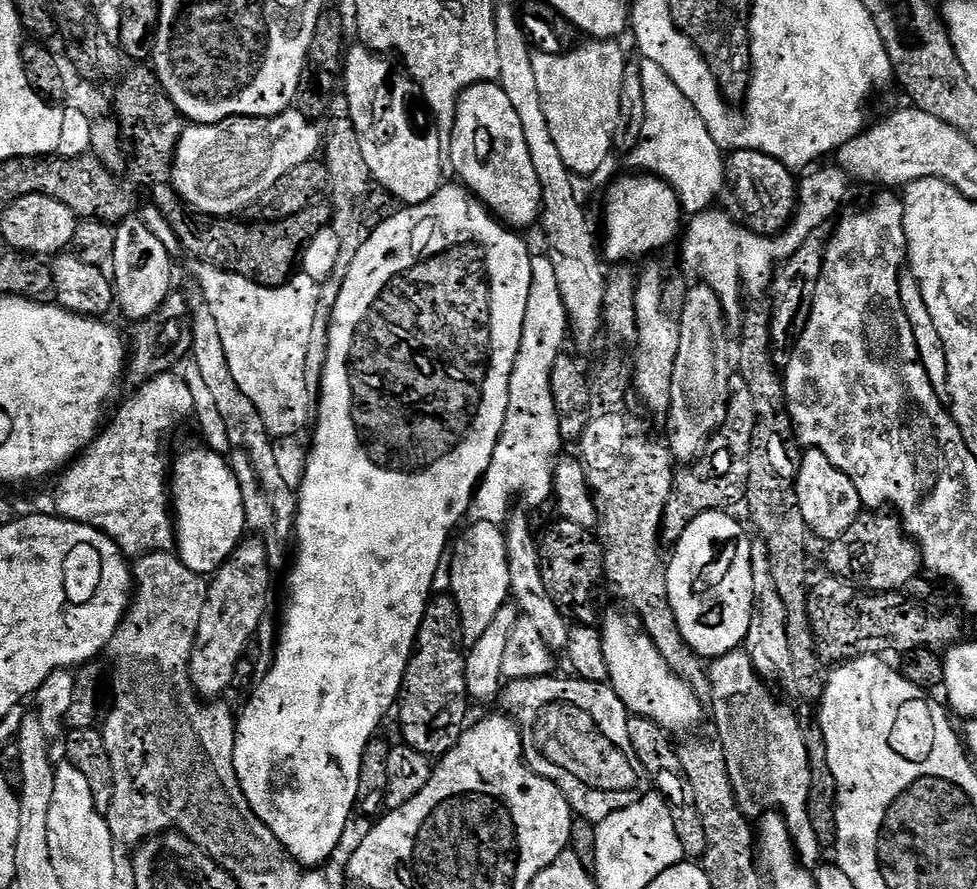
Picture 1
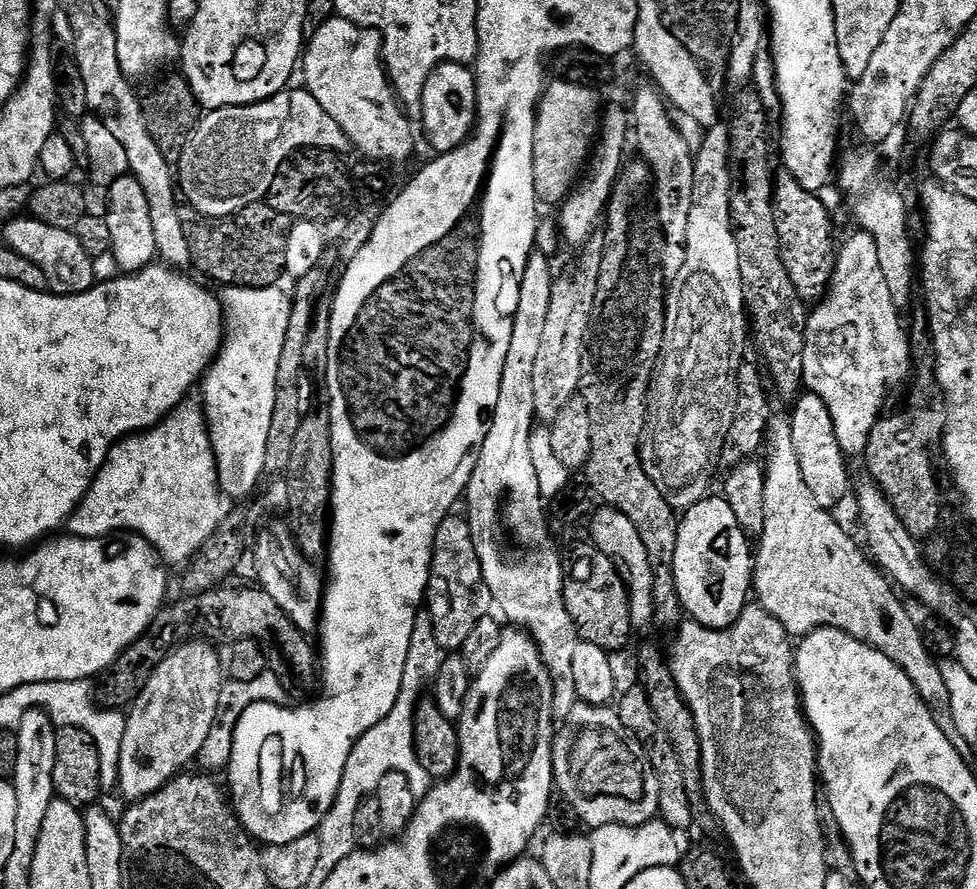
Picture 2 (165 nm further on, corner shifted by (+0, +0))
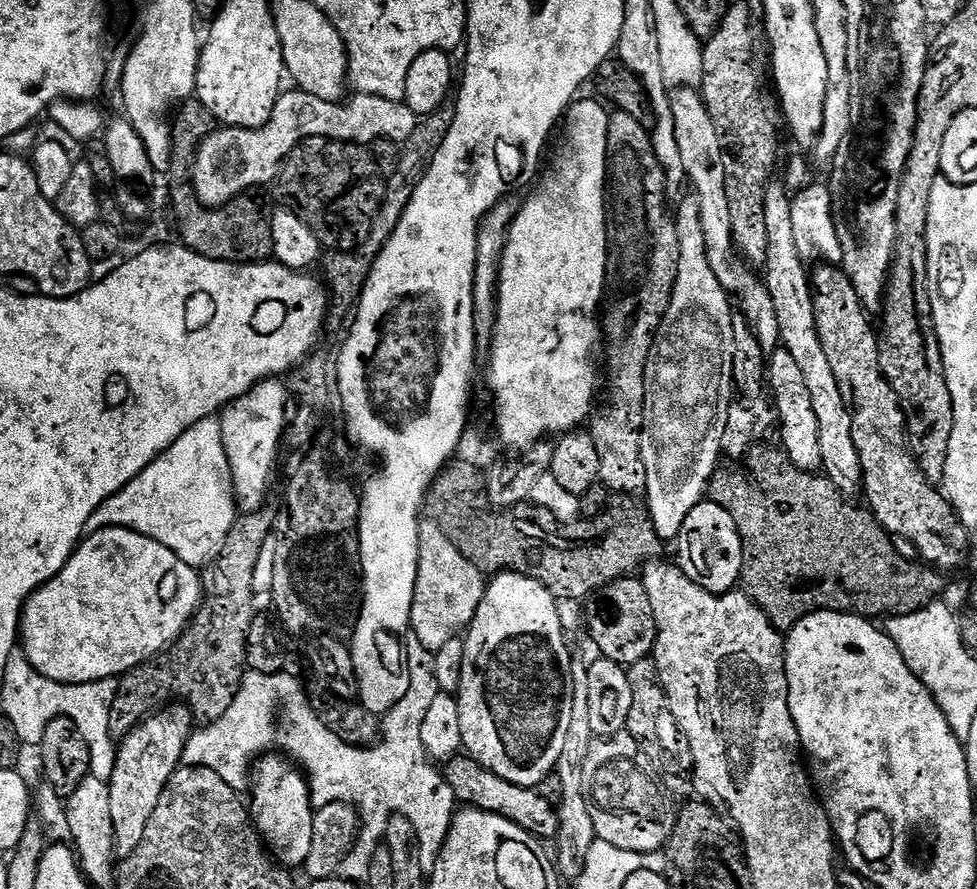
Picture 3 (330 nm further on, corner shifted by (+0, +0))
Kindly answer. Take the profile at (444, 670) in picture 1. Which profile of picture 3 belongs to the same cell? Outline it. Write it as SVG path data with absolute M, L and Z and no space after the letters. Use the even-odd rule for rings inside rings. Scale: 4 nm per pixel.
M468 754L453 756L443 765L442 773L461 805L480 808L483 812L498 812L500 816L522 826L537 838L555 837L559 833L560 817L557 809L540 790L511 784L506 778L500 778L498 774L486 770Z

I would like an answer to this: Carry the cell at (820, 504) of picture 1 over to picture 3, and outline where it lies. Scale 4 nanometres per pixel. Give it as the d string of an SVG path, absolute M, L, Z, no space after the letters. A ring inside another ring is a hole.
M783 346L776 348L771 353L770 361L766 366L766 380L772 383L772 396L776 399L776 410L780 414L780 436L784 439L783 451L788 453L788 459L804 472L816 472L823 462L822 447L819 446L819 424L815 416L814 404L811 401L810 392L806 388L806 381L802 376L801 367L794 362L794 357Z

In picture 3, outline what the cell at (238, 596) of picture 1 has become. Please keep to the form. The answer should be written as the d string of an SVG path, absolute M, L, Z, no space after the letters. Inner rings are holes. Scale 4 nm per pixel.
M172 702L140 721L119 741L116 765L110 778L110 819L114 821L114 846L117 857L134 854L142 834L146 834L146 822L158 806L164 787L170 782L176 769L181 767L186 742L194 731L191 708L183 702Z

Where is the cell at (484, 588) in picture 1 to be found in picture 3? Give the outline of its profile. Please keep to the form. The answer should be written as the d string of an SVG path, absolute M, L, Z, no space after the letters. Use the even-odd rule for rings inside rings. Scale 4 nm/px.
M427 518L420 521L420 561L414 586L411 635L433 654L457 639L471 624L484 597L486 576L446 538L442 526Z

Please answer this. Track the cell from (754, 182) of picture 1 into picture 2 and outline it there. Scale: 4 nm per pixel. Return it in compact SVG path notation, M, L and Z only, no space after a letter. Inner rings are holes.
M786 170L775 173L772 185L772 210L776 223L776 234L780 243L782 266L794 282L794 290L806 302L816 302L828 290L834 263L834 244L832 248L832 220L830 212L819 200L817 193L802 190L798 178Z

